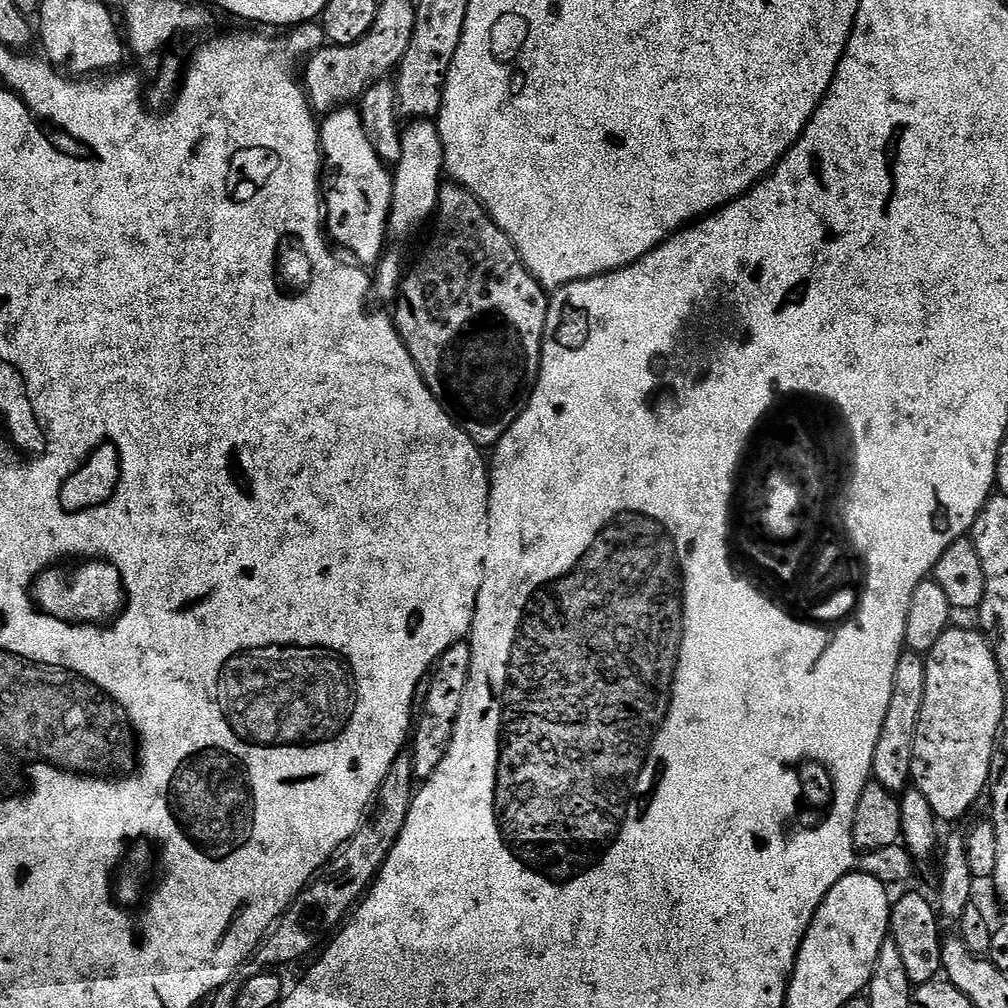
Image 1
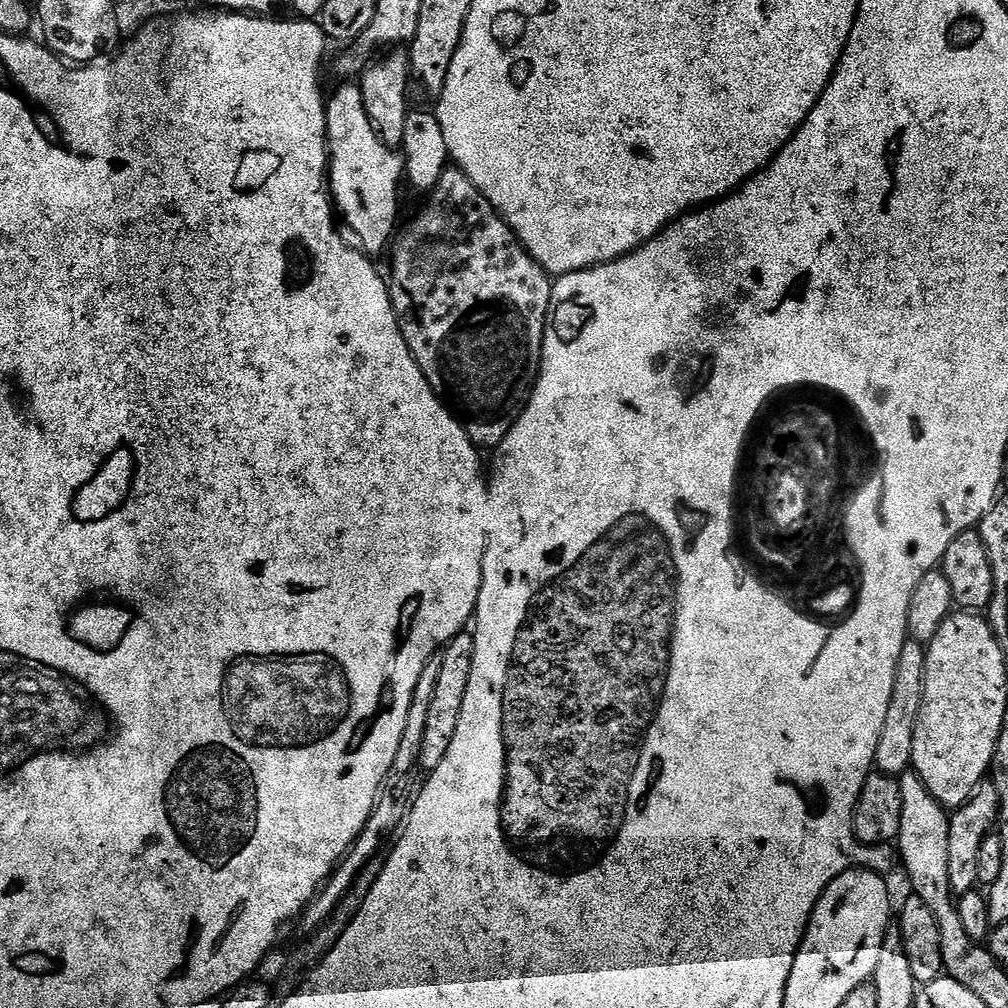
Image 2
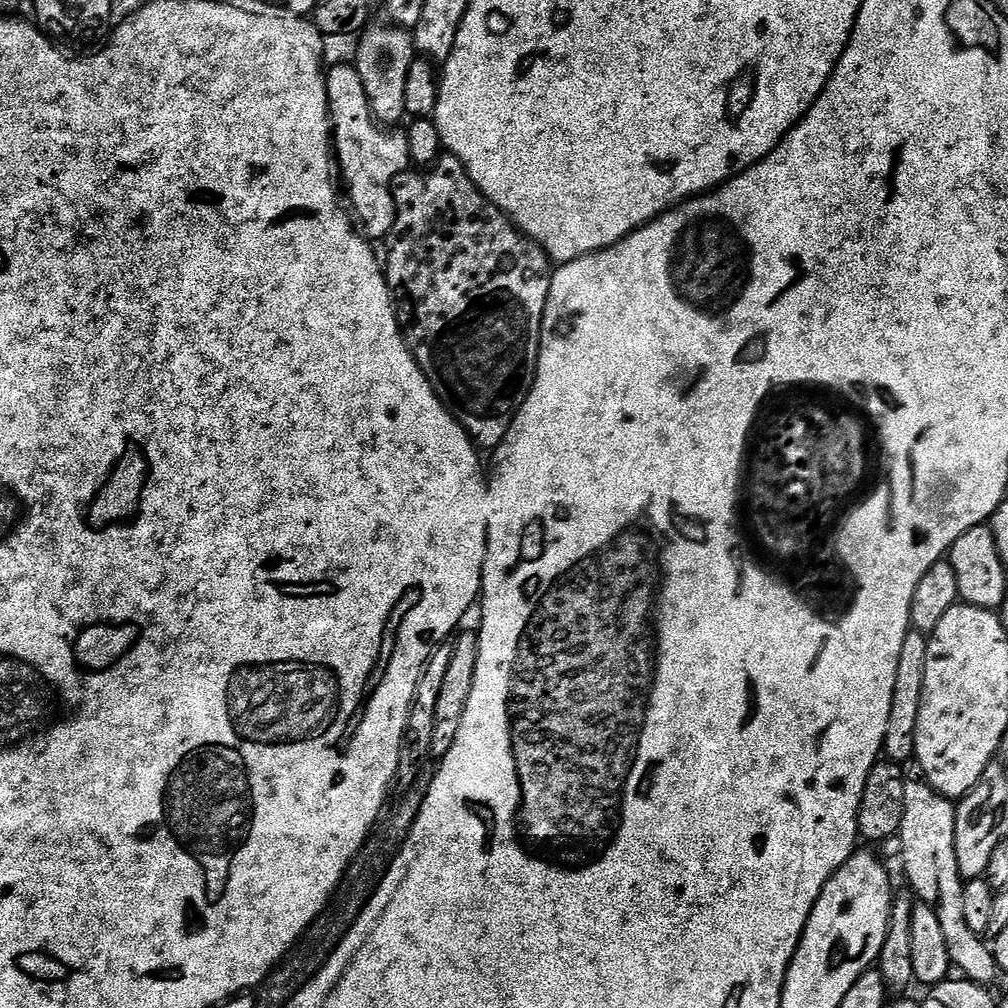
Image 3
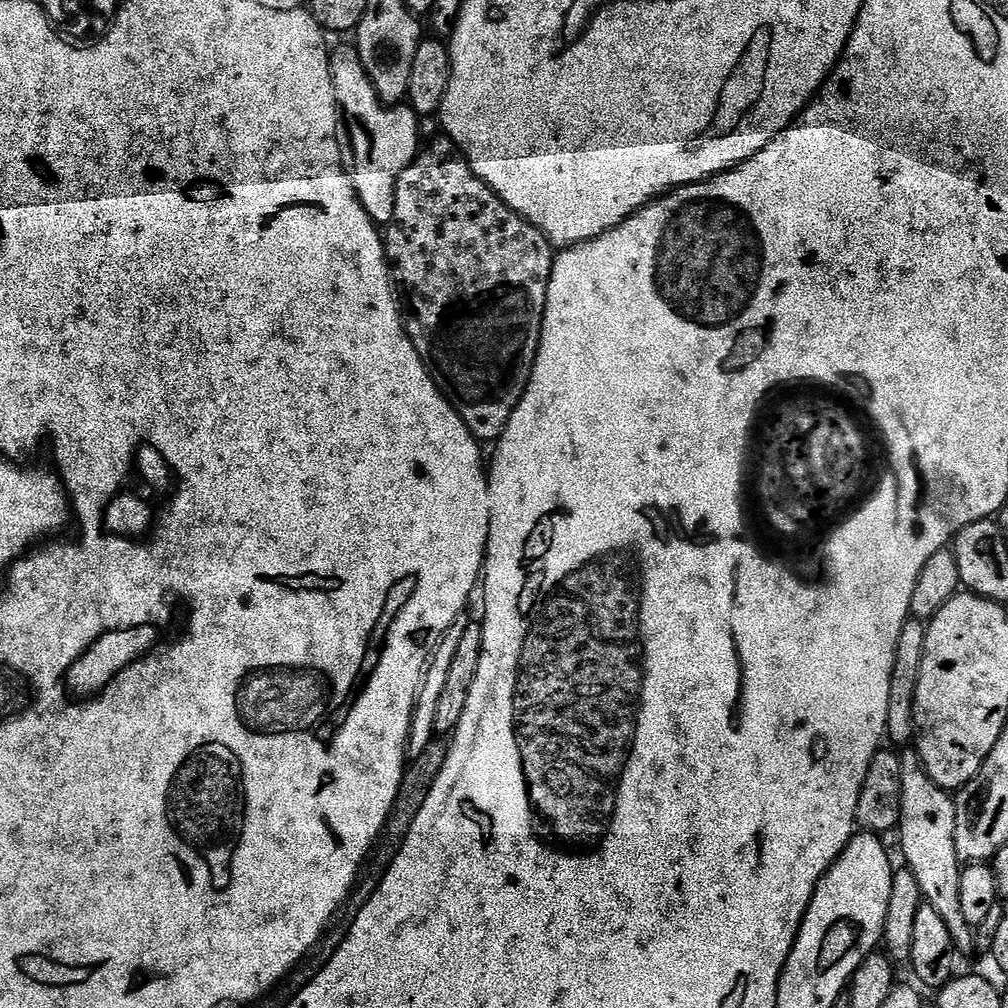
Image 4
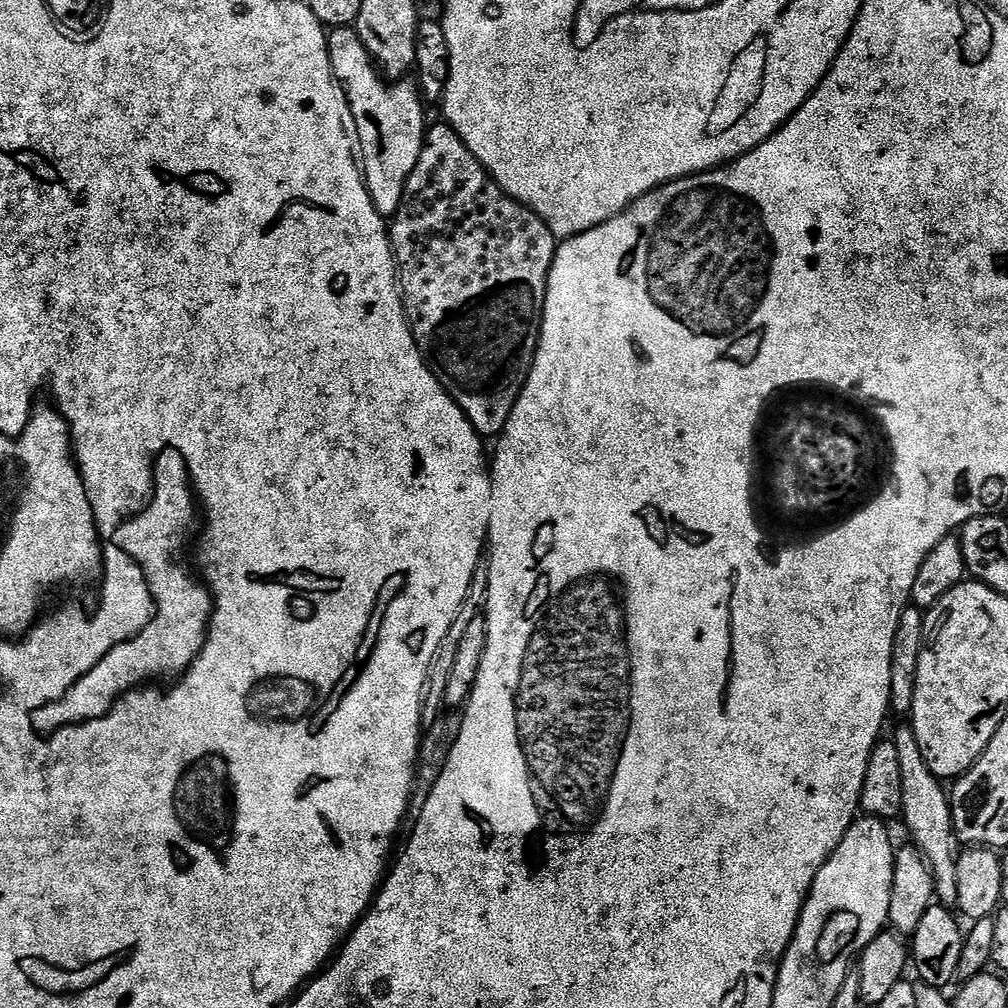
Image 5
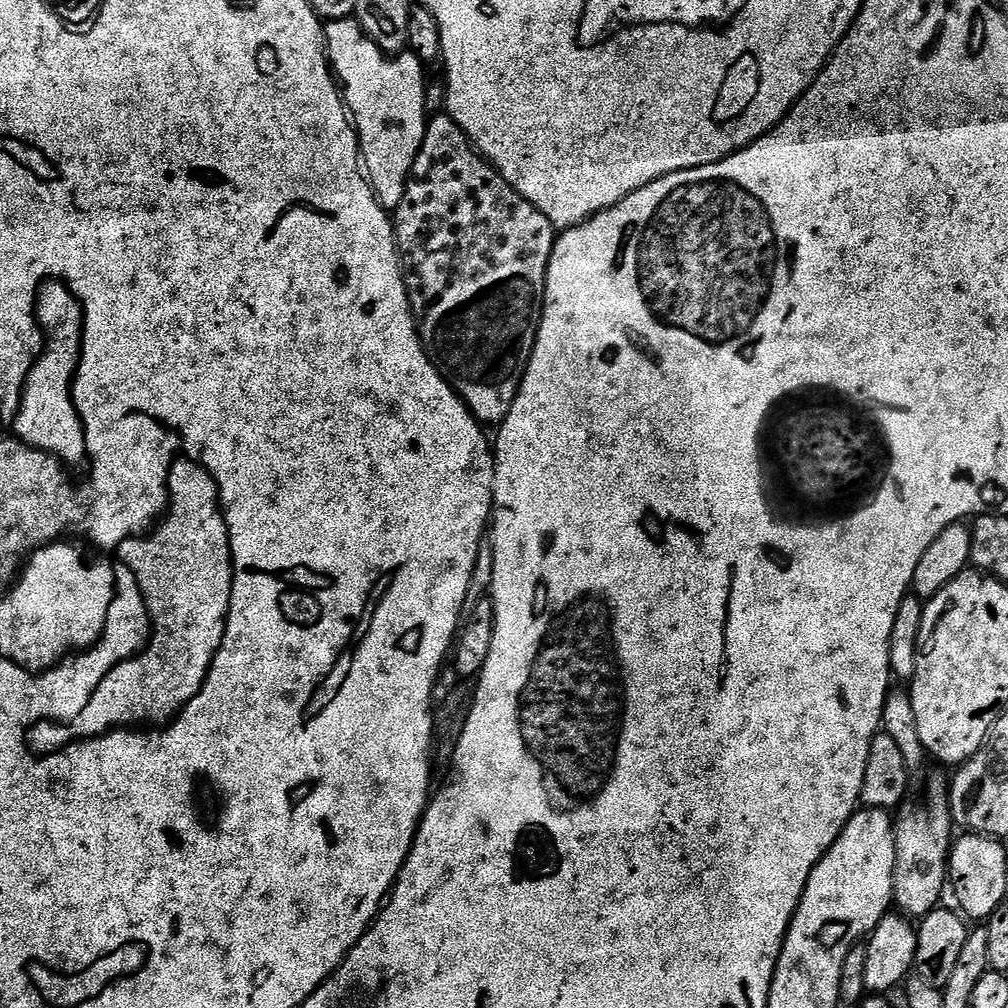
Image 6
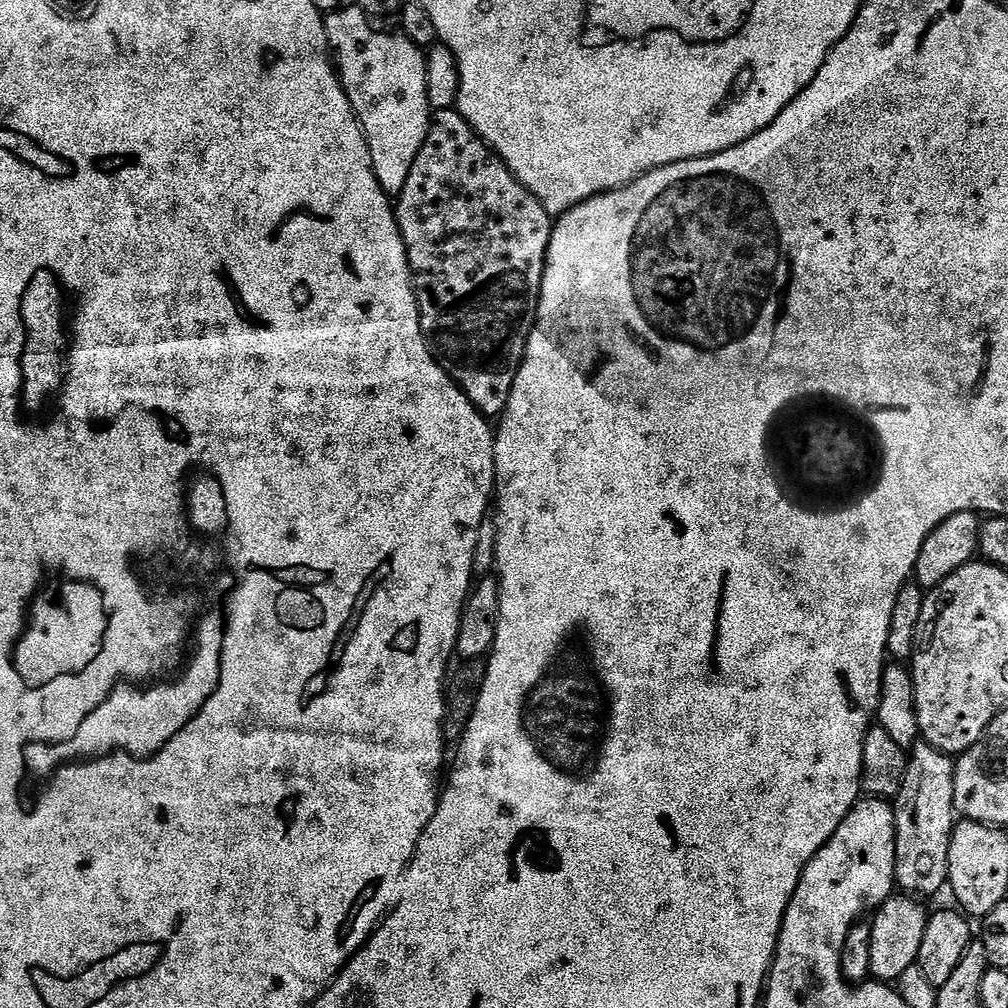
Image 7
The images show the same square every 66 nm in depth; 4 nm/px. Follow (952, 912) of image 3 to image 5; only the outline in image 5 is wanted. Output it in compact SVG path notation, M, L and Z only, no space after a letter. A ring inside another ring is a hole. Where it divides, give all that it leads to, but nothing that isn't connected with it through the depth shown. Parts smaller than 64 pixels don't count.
M904 726L894 735L898 746L898 763L902 765L902 821L912 835L911 843L927 861L935 879L936 897L945 907L955 907L958 896L956 829L952 827L952 806L945 785L926 766L922 750L918 750L918 738L911 727Z

